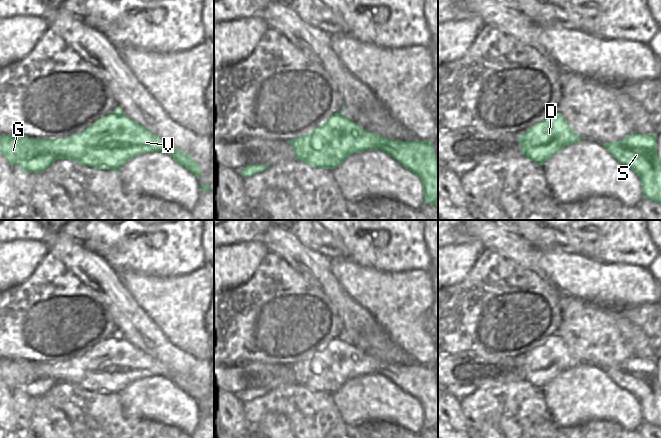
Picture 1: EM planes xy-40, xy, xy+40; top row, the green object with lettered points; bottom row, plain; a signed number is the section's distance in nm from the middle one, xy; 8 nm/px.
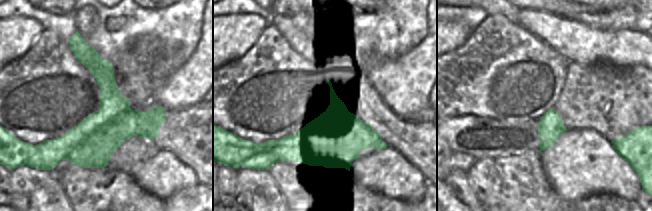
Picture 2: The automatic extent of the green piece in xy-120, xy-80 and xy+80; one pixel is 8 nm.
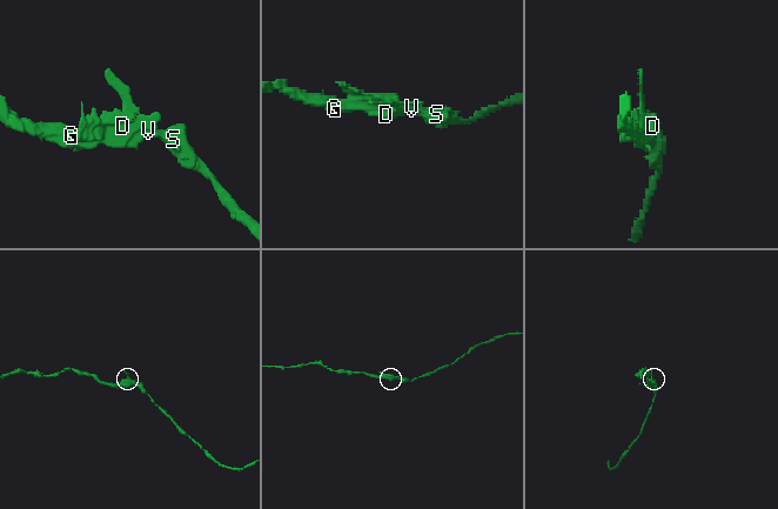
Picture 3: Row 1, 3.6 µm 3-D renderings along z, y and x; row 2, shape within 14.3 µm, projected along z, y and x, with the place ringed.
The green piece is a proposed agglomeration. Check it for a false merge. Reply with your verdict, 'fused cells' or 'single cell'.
single cell

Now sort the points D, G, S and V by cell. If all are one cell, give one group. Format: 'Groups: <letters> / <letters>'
Groups: D G S V.

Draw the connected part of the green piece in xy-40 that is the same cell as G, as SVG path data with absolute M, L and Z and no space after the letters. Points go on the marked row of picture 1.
M119 105L116 111L102 117L84 131L70 137L62 137L60 139L32 139L28 136L0 135L0 152L10 165L19 164L21 166L20 171L37 174L45 171L56 159L70 159L94 169L119 171L130 159L138 155L154 152L168 153L177 163L190 171L198 179L201 176L201 168L188 153L178 149L172 149L165 141L154 135L149 129L130 119L121 111Z

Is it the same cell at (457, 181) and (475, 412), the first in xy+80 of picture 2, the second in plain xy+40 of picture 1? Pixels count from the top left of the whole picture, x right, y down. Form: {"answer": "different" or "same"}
{"answer": "different"}

